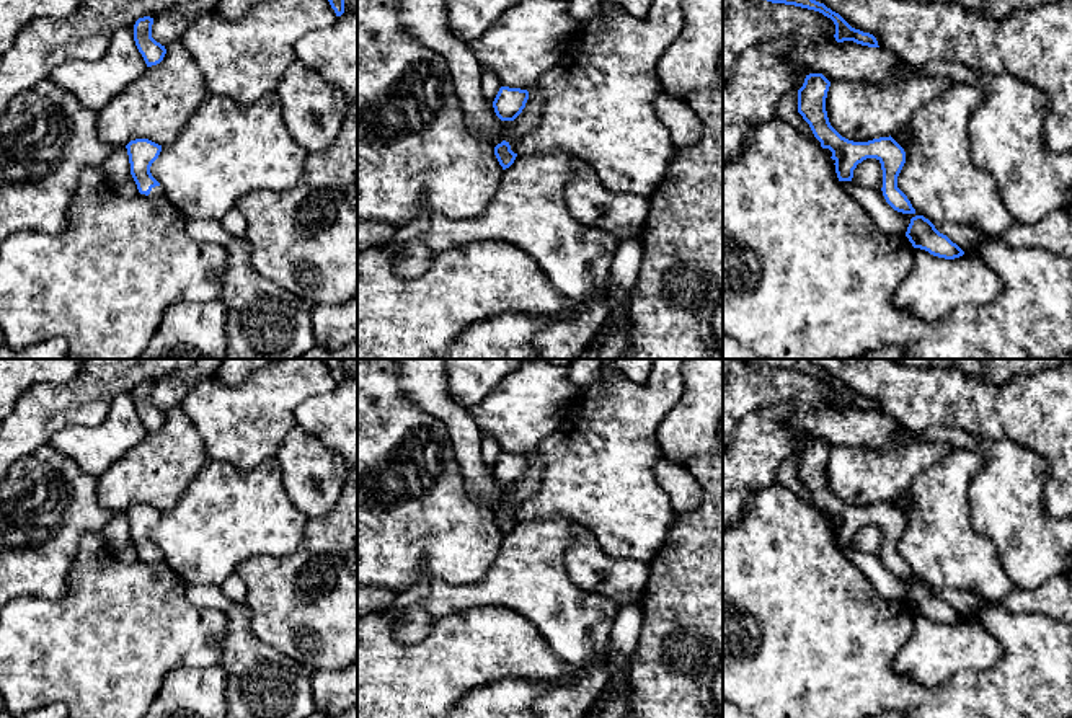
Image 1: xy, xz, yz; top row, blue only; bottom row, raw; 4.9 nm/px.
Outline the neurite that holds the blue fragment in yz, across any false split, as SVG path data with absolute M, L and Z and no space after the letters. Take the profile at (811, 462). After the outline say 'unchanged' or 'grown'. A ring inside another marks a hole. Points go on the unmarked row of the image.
M809 439L798 455L798 478L809 490L822 514L832 517L839 547L852 547L853 535L866 524L876 524L883 535L883 561L897 578L915 579L907 561L897 553L897 542L906 529L904 514L889 501L868 507L842 503L829 488L826 463L831 447L822 439Z; unchanged

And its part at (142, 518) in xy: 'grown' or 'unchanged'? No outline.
grown

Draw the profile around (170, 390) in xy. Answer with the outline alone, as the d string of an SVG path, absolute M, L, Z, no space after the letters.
M194 359L194 362L188 367L183 367L179 370L175 370L165 377L162 377L158 382L153 383L152 390L152 403L160 408L162 411L168 411L173 406L181 405L181 401L186 398L186 395L202 380L214 377L217 369L220 367L224 359Z

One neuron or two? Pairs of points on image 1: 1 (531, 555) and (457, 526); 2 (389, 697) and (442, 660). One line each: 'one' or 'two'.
1: two
2: one

